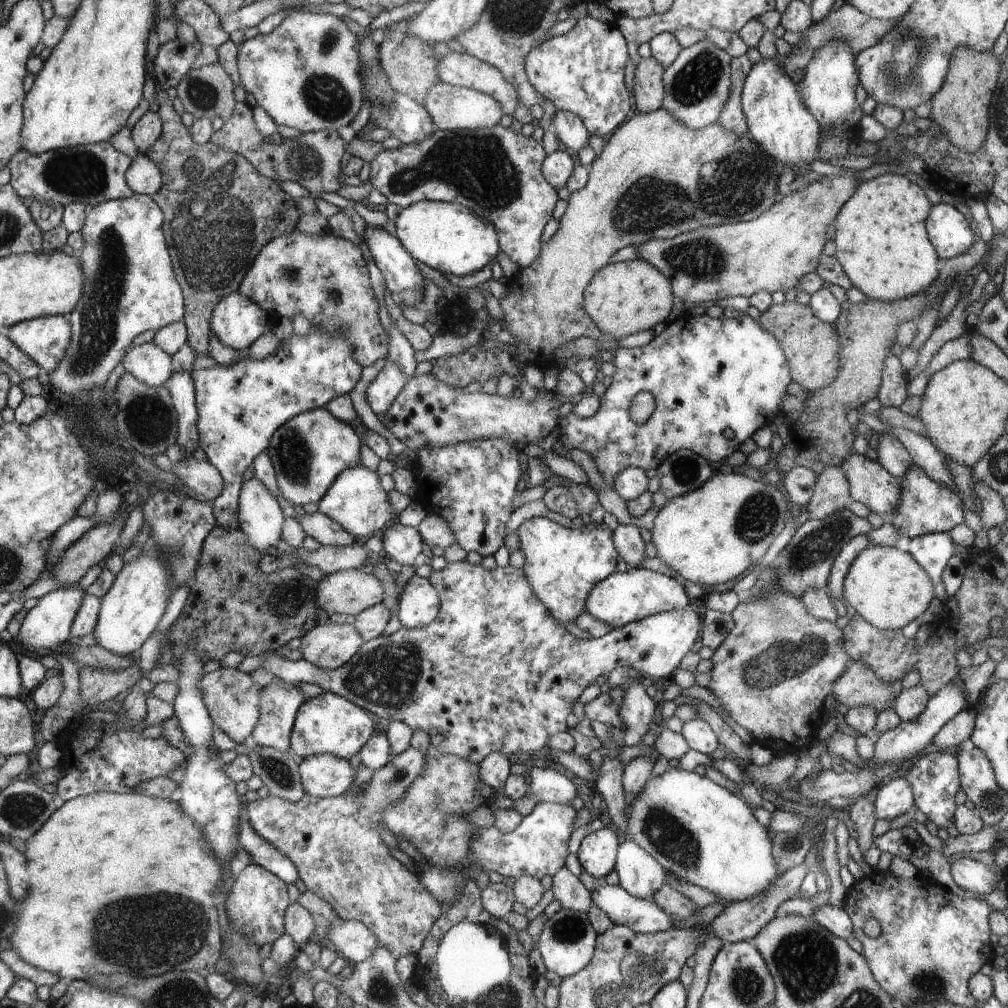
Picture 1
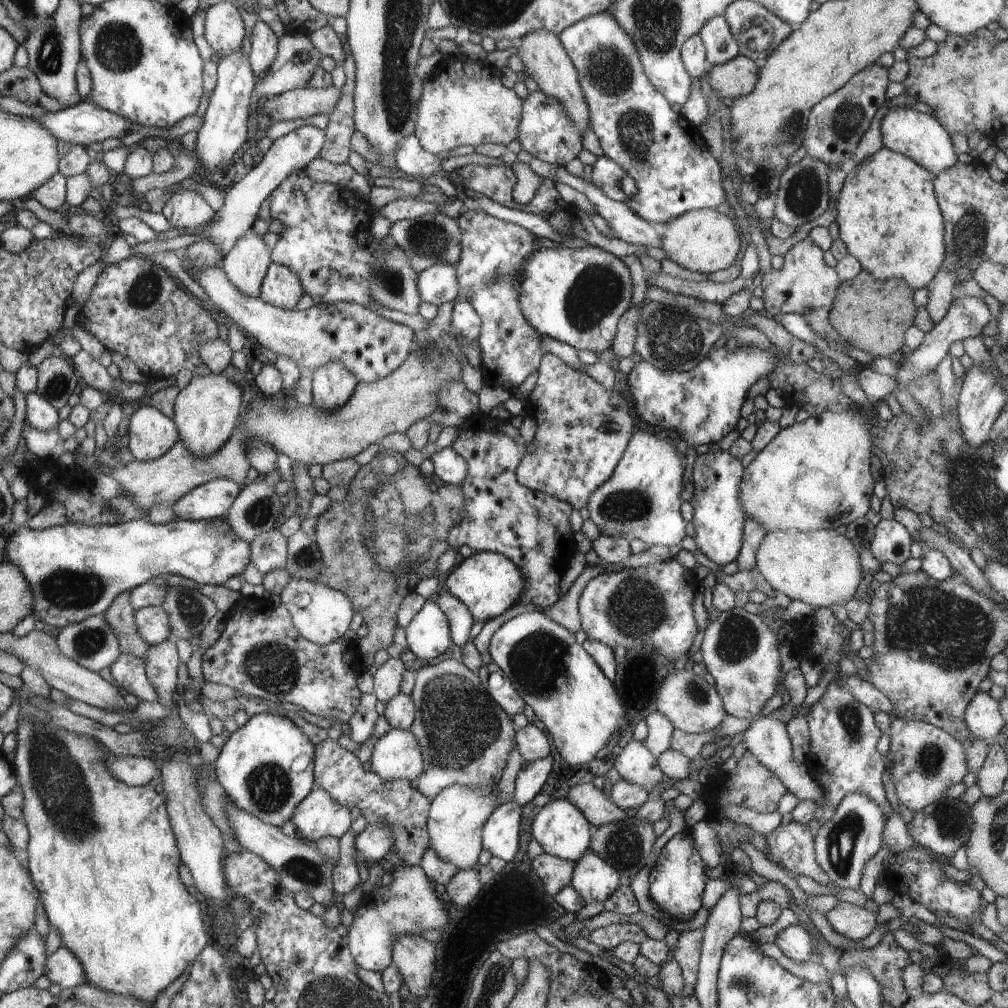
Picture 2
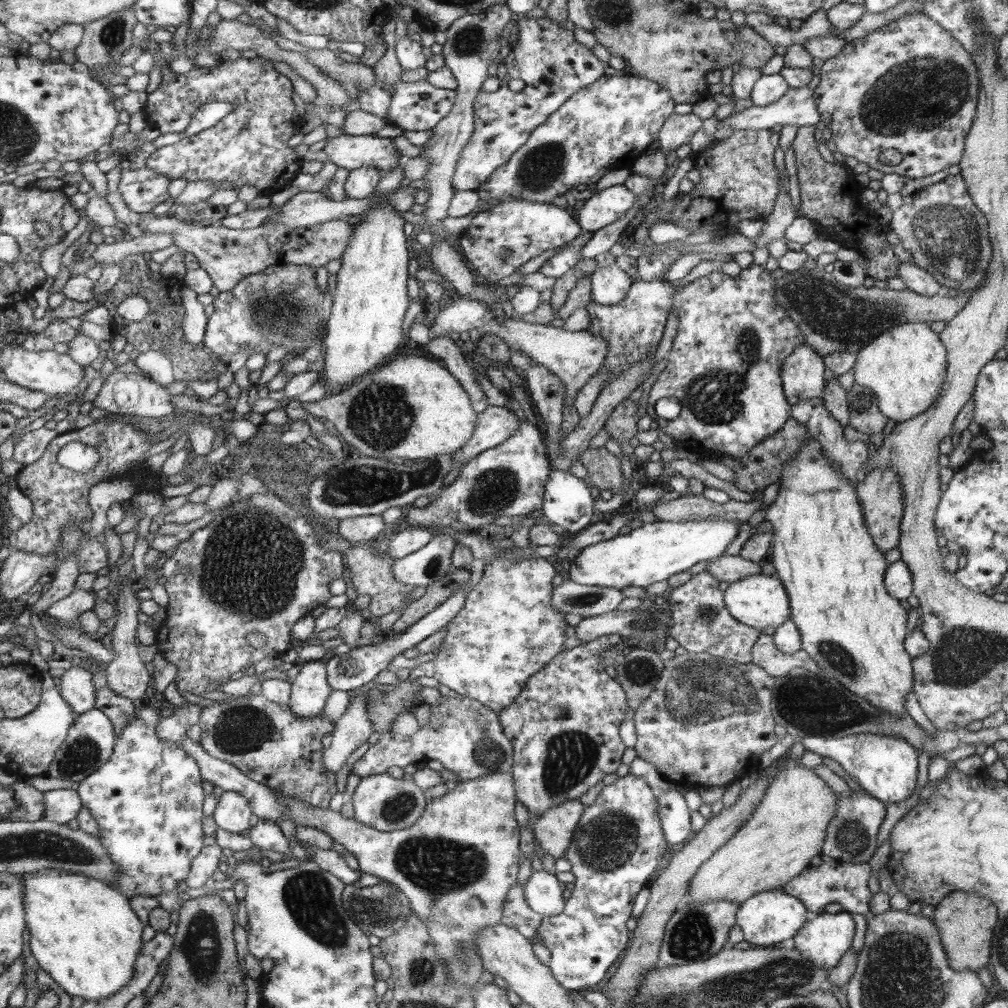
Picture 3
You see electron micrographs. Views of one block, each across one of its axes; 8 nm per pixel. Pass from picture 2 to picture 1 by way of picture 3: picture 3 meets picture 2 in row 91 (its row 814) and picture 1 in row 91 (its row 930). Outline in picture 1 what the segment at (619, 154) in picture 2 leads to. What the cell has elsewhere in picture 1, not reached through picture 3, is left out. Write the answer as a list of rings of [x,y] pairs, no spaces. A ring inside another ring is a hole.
[[[589,14],[578,19],[568,32],[544,41],[538,48],[533,48],[525,60],[529,80],[534,88],[548,100],[551,100],[558,111],[568,111],[583,120],[591,134],[604,136],[617,130],[618,126],[628,118],[630,108],[635,103],[632,94],[626,88],[624,66],[628,60],[625,35],[615,22],[607,24],[600,22]]]

